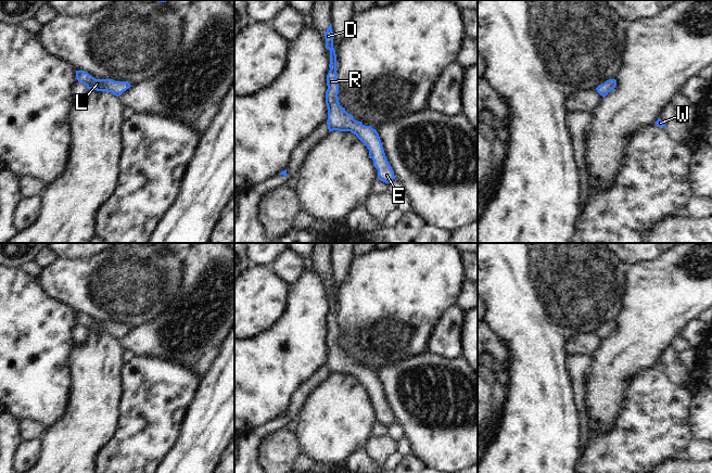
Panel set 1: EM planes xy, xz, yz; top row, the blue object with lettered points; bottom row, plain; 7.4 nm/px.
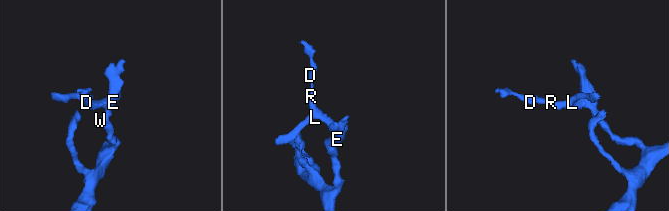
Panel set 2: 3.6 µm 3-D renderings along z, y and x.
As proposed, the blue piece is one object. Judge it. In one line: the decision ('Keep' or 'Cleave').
Keep.

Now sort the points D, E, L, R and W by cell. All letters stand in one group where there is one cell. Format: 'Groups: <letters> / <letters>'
Groups: D E L R W.

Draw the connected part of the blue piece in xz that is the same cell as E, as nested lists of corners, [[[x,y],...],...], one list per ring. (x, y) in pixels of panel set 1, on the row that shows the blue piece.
[[[331,24],[326,34],[326,49],[330,50],[330,71],[327,75],[326,104],[328,107],[328,129],[329,132],[351,131],[354,133],[369,150],[369,157],[373,161],[373,166],[378,169],[378,179],[390,183],[395,179],[394,171],[389,164],[379,133],[371,126],[365,126],[361,122],[357,122],[348,114],[339,102],[339,84],[336,80],[336,54],[333,48],[333,31]]]

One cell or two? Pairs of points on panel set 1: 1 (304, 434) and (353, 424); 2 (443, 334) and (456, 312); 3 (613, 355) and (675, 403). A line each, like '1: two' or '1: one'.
1: one
2: one
3: two

